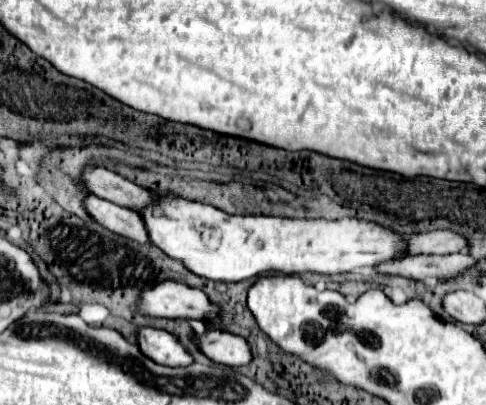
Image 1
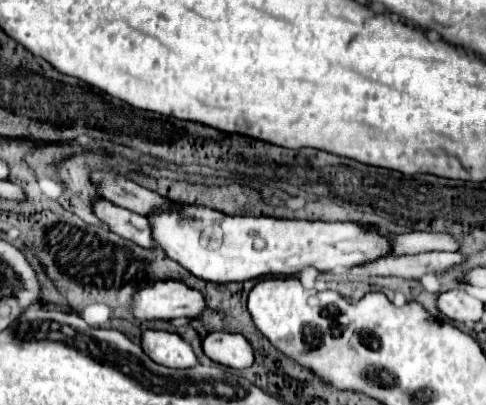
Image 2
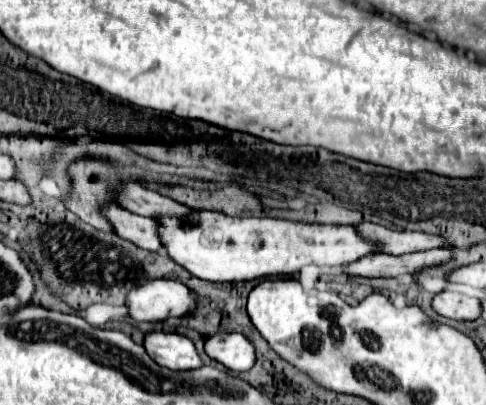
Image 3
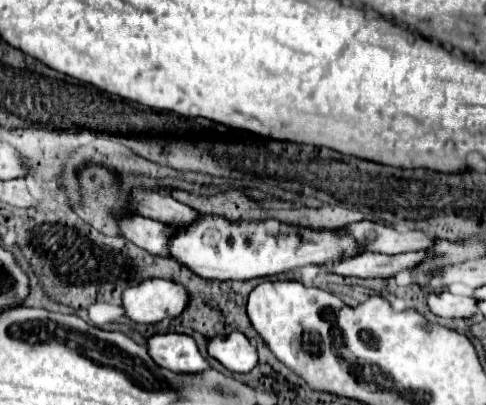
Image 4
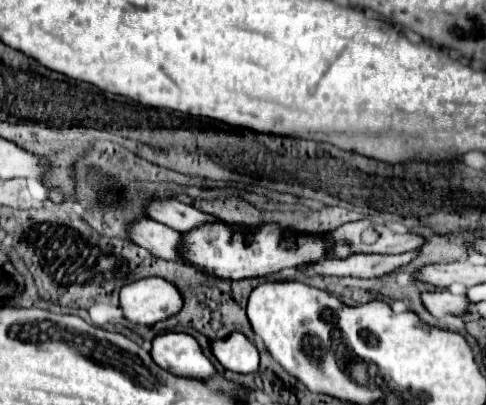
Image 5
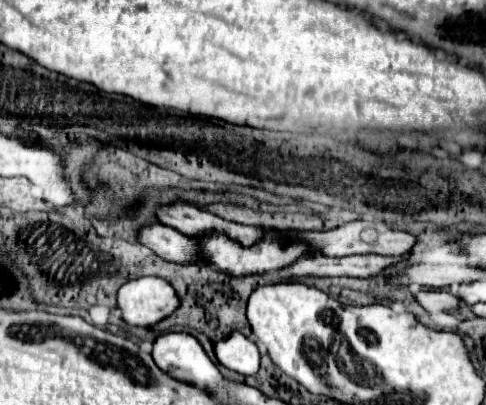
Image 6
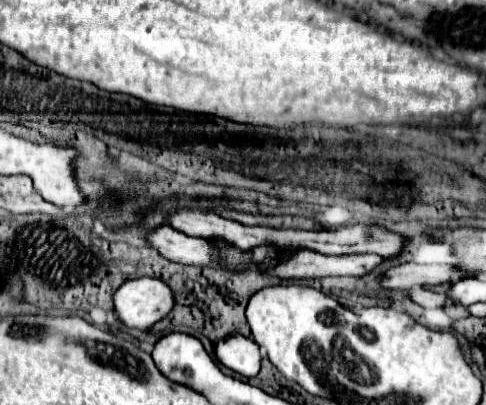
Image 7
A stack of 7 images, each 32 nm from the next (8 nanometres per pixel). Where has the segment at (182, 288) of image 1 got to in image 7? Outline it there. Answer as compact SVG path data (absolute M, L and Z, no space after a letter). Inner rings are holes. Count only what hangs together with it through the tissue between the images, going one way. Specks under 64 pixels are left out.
M158 278L124 282L114 294L114 310L126 328L148 330L172 310L172 292Z

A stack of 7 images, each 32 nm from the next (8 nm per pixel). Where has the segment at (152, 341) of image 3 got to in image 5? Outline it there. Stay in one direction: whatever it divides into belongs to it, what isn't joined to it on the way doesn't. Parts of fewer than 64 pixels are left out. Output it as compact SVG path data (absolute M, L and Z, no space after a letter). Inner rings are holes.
M160 334L152 340L152 360L180 378L192 378L200 382L214 380L218 376L212 362L204 356L200 344L190 334Z

